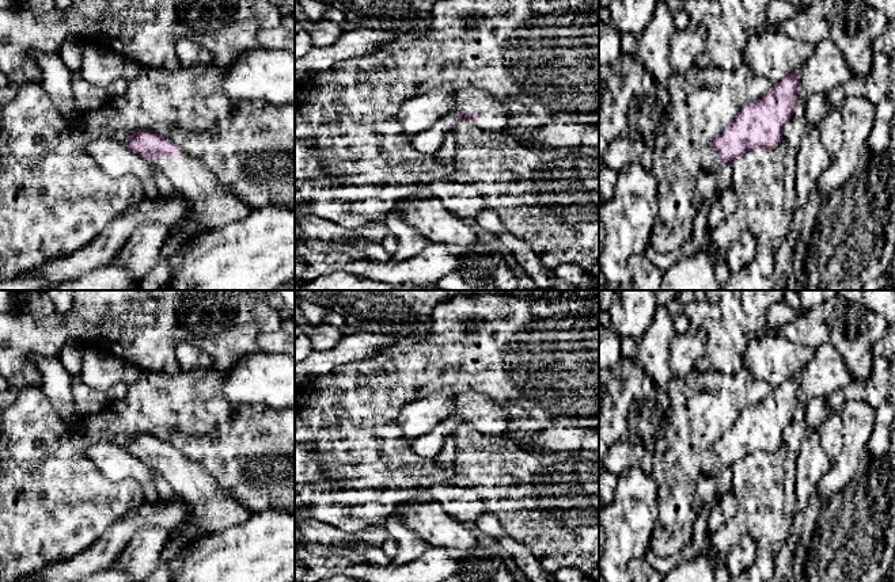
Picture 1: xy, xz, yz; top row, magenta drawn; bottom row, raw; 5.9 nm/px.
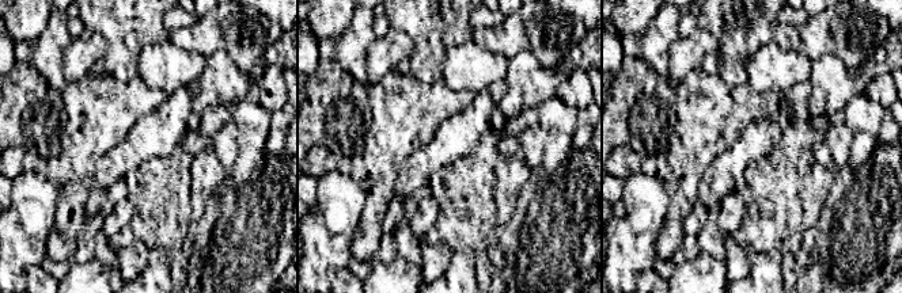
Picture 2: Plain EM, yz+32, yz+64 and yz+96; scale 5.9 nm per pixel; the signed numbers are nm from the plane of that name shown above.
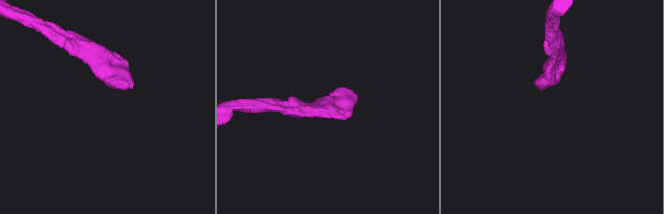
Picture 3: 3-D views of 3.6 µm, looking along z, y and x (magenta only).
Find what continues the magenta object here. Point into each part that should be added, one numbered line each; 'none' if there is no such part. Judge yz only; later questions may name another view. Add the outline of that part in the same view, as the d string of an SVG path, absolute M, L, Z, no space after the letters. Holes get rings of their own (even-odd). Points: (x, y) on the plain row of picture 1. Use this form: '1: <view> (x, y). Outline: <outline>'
1: yz (710, 467). Outline: M709 448L701 456L702 476L718 476L723 465L718 463L716 453Z

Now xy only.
1: xy (211, 509). Outline: M179 454L160 464L147 463L172 487L187 506L186 521L201 533L219 533L230 526L244 524L250 509L231 490L221 488L209 469Z

